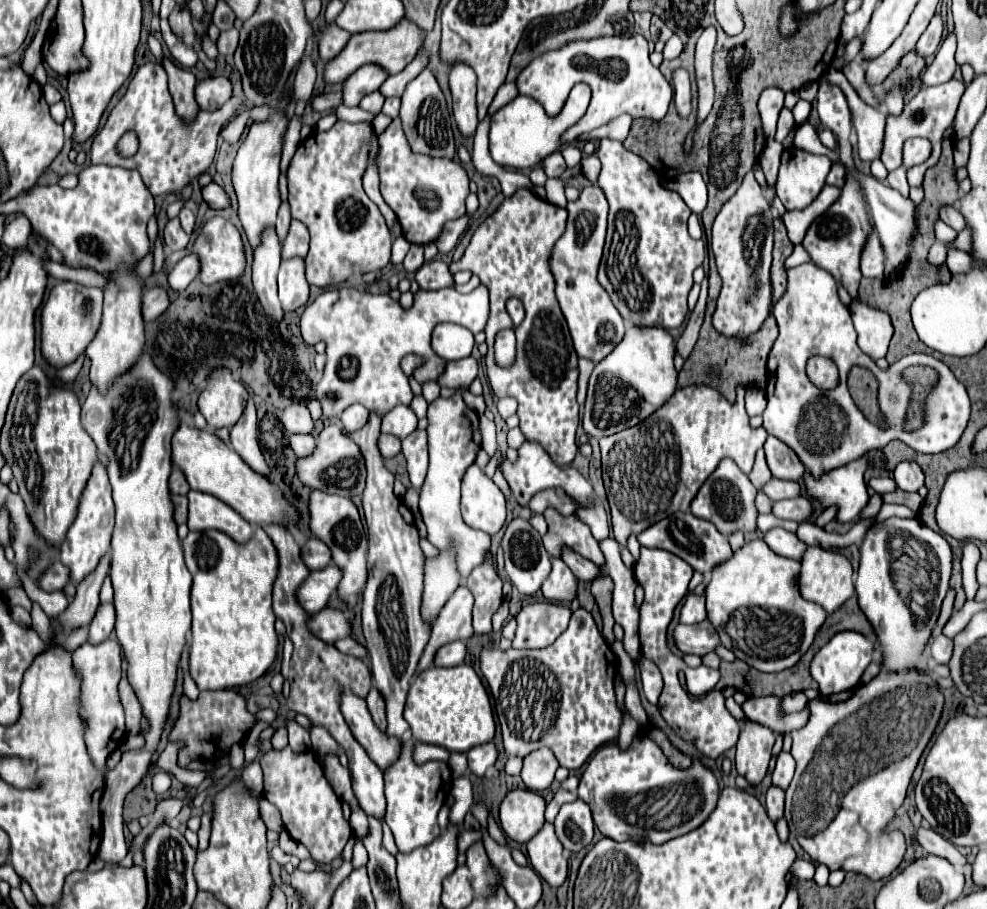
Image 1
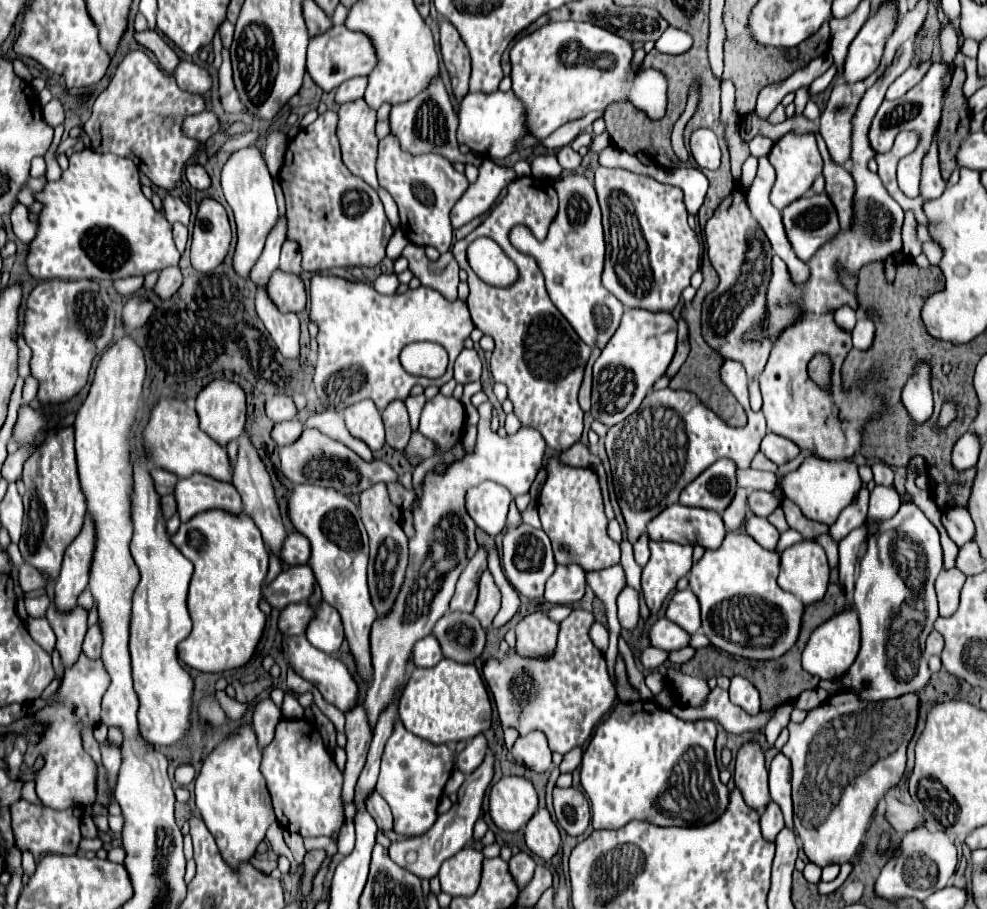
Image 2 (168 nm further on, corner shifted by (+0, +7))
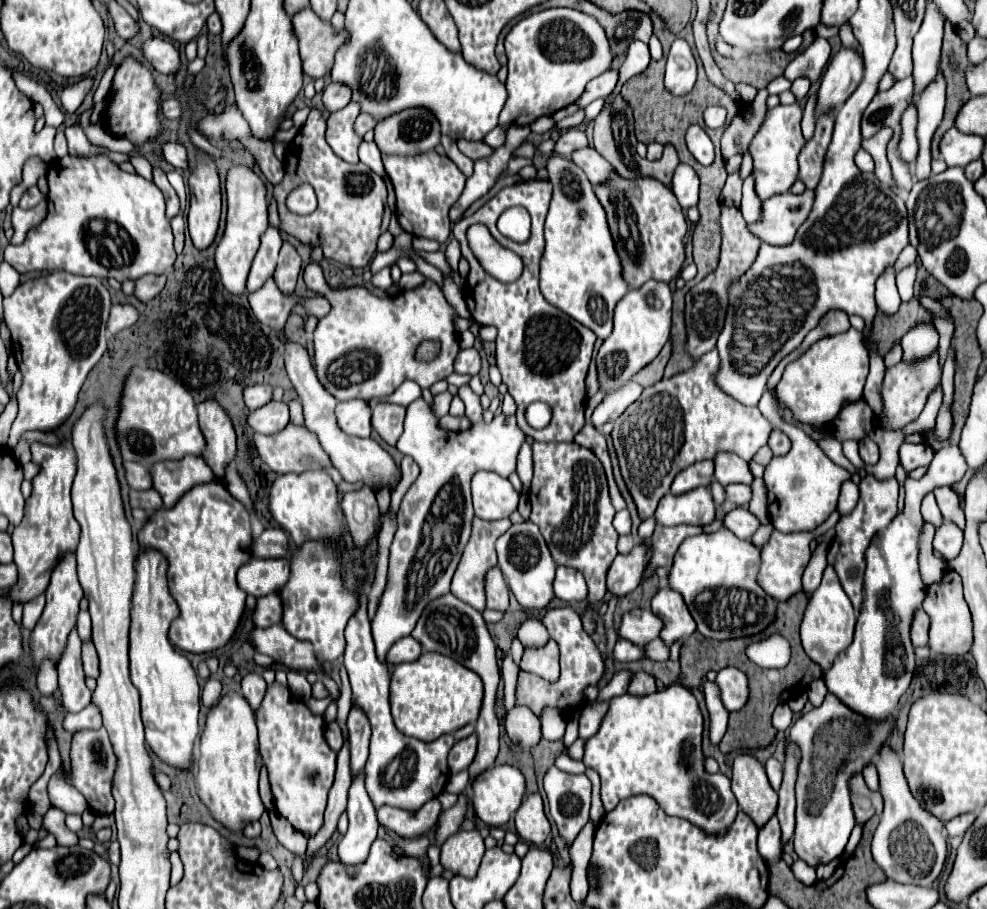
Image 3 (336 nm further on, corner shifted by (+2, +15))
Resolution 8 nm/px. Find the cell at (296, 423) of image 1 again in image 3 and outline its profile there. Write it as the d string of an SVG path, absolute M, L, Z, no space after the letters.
M254 384L244 388L244 402L250 410L268 404L270 396L272 396L272 388L268 384Z

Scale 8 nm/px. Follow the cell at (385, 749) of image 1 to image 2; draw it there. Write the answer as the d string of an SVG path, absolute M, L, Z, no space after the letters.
M292 636L288 642L288 658L294 666L294 670L308 682L312 682L320 694L324 696L326 702L334 704L336 708L340 708L344 714L354 708L354 704L358 702L358 684L352 676L352 672L348 670L348 666L344 662L340 662L338 658L332 658L330 654L322 654L318 648L310 646L306 636Z

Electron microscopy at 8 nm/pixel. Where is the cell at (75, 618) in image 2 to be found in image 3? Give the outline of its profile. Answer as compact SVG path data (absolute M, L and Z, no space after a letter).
M72 630L68 636L66 650L58 662L58 684L62 694L62 706L68 712L84 710L92 700L92 690L86 686L86 674L82 670L82 642L78 632Z

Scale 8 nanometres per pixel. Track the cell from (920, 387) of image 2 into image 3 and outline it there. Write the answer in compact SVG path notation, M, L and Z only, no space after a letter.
M929 322L918 323L910 328L902 338L902 348L904 348L904 360L912 358L924 358L937 350L939 345L939 335L934 325Z

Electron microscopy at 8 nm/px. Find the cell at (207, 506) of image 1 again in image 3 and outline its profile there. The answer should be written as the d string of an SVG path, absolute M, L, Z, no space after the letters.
M184 456L184 460L164 460L164 464L152 464L150 476L152 488L162 496L166 508L172 508L192 486L214 482L212 470L200 456Z

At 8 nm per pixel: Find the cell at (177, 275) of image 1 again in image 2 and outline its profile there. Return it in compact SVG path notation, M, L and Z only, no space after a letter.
M170 266L160 272L160 278L154 286L154 292L160 298L170 298L174 292L178 292L180 286L182 286L182 272L178 266Z

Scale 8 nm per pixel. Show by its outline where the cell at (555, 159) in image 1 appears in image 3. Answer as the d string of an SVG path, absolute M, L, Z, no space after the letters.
M594 148L576 150L570 158L586 172L588 180L592 182L592 186L606 184L616 174L616 170L612 168L612 164L608 164L608 160L604 160Z

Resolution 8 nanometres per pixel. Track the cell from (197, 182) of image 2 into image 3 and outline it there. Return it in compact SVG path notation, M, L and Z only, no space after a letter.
M166 142L162 144L162 156L166 162L170 162L174 168L186 168L186 150L178 142Z

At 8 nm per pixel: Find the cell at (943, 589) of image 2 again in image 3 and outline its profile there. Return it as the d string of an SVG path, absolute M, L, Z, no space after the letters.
M926 522L924 530L920 530L920 542L922 542L922 552L920 552L920 578L926 586L940 582L946 562L938 560L932 552L932 538L934 538L934 526Z

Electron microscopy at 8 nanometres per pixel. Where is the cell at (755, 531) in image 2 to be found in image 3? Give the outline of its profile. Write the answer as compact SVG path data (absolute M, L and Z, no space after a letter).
M744 506L730 510L724 518L724 528L728 528L732 534L736 534L738 538L744 538L744 540L748 540L756 532L758 526L760 526L760 522Z

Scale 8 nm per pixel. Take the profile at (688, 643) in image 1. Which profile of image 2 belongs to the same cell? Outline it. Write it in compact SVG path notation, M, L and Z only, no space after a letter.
M660 618L652 630L650 630L650 642L656 648L662 650L678 650L678 648L686 648L690 646L690 634L682 632L682 628L678 628L678 624L674 624L672 620Z

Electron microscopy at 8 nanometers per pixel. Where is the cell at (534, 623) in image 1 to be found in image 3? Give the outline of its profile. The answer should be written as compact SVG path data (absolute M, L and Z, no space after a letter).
M550 640L544 648L538 650L526 650L522 664L522 670L538 674L540 678L548 682L556 682L560 676L560 666L558 666L558 646L554 640Z

